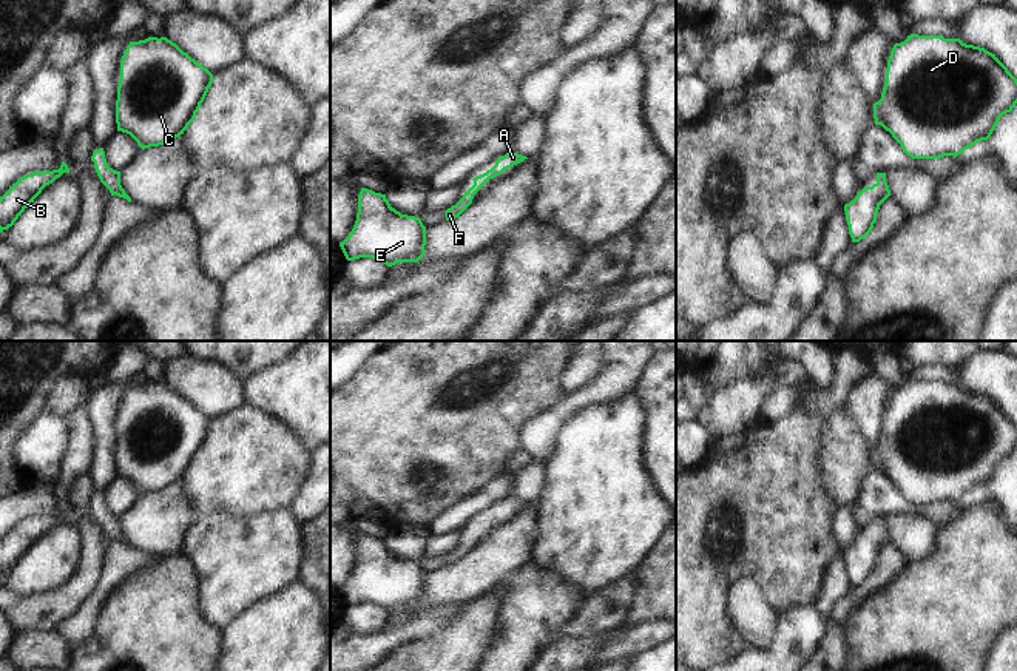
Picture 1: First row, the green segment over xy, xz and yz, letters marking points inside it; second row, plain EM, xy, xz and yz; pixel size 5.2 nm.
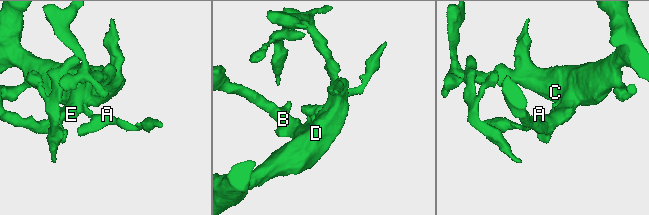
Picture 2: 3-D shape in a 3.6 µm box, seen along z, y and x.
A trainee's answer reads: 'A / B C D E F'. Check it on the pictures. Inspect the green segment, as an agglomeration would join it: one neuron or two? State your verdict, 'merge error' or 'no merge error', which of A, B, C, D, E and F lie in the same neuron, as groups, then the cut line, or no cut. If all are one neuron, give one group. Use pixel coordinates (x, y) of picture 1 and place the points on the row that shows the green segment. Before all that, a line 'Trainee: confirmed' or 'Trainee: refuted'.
Trainee: refuted
no merge error; A B C D E F; no cut

